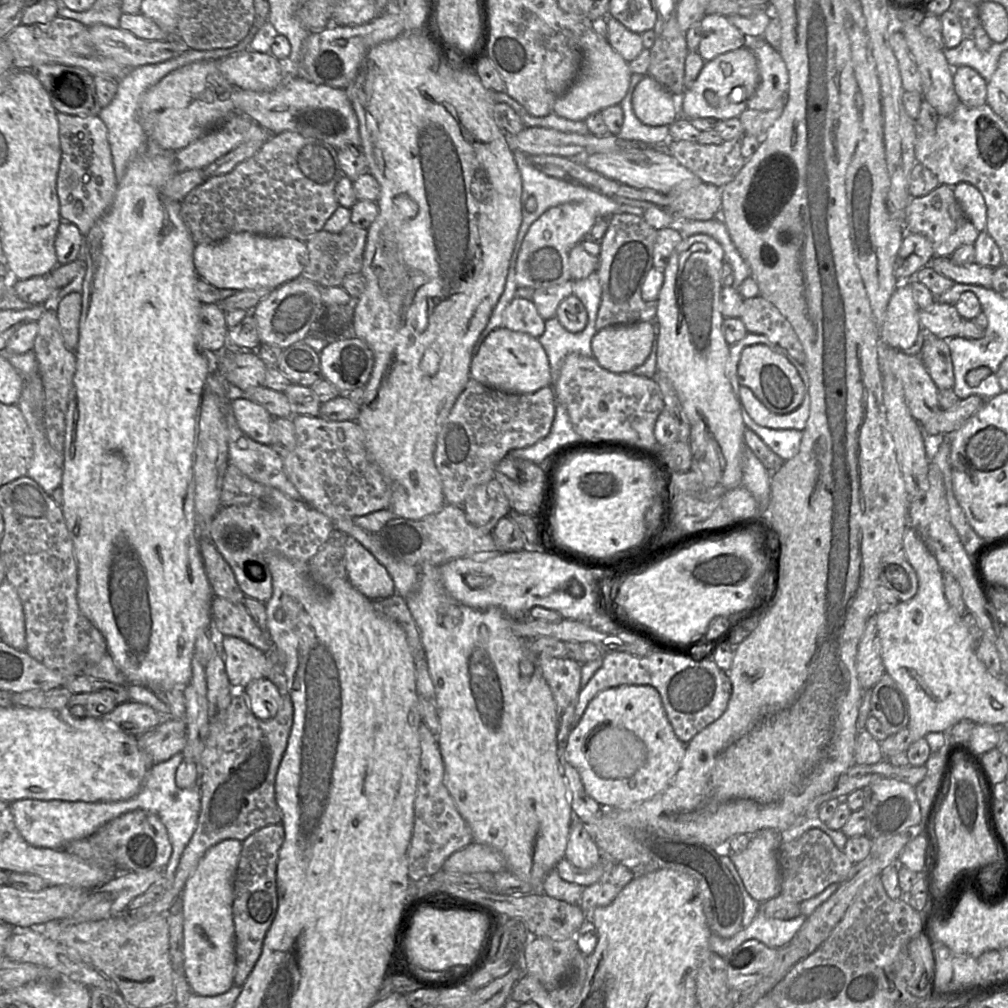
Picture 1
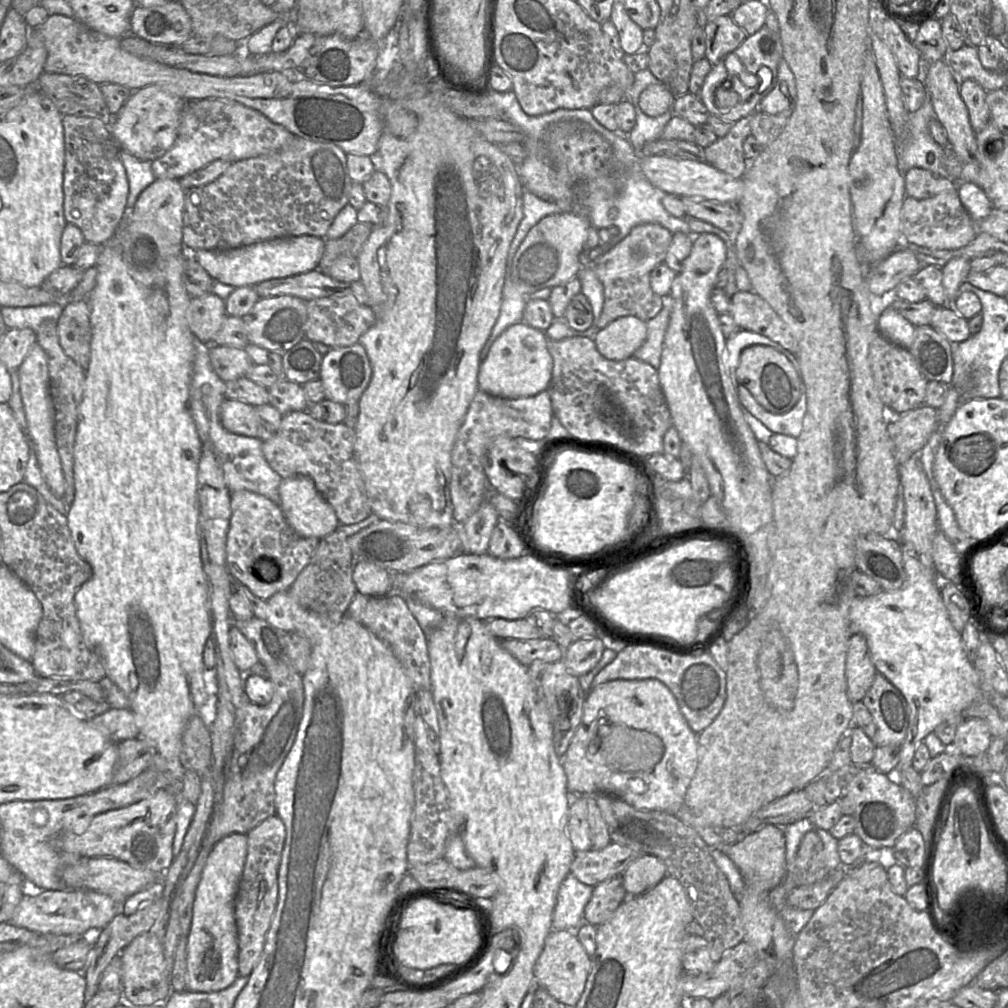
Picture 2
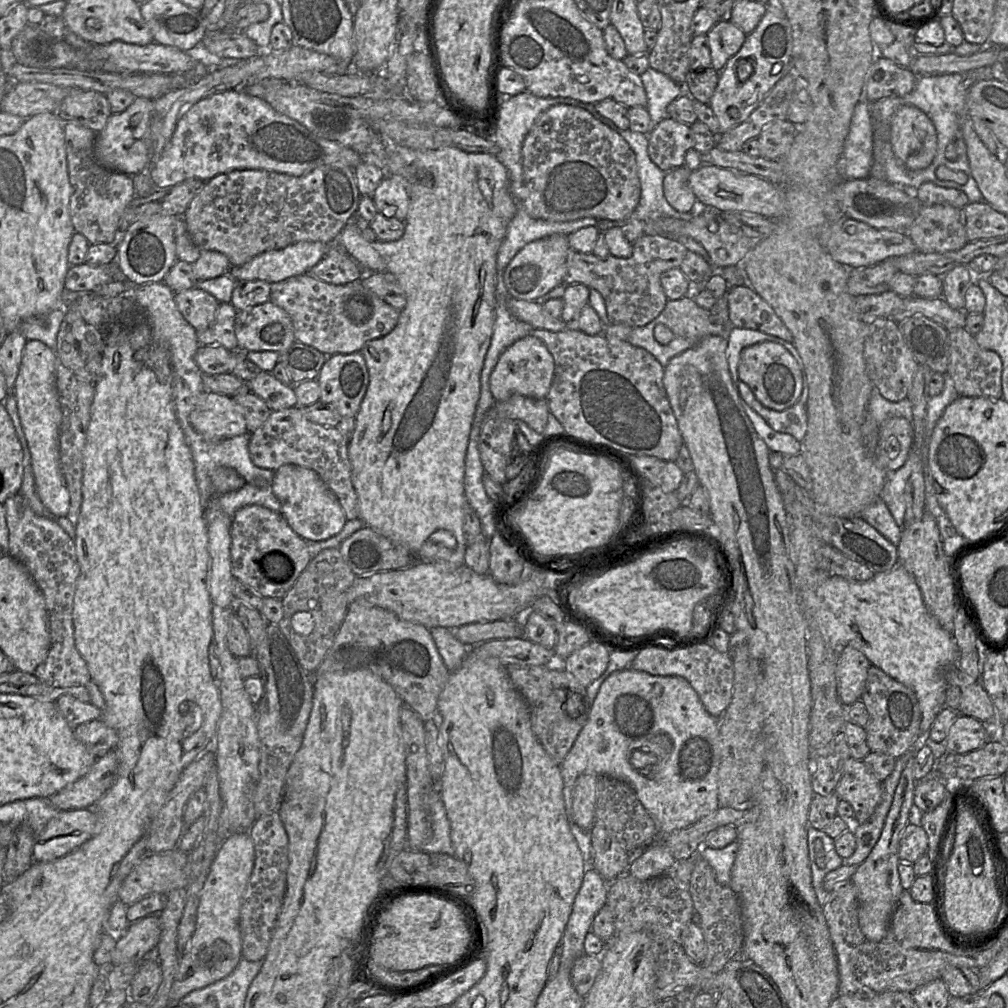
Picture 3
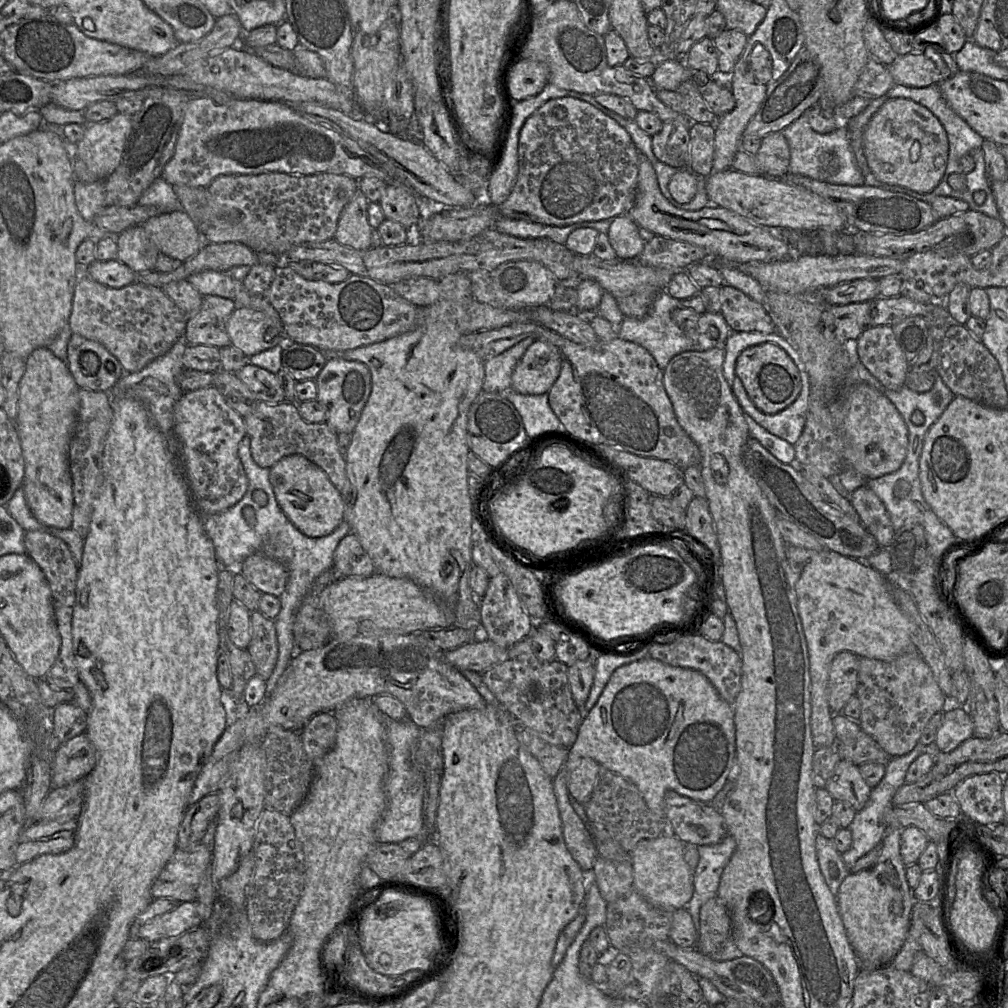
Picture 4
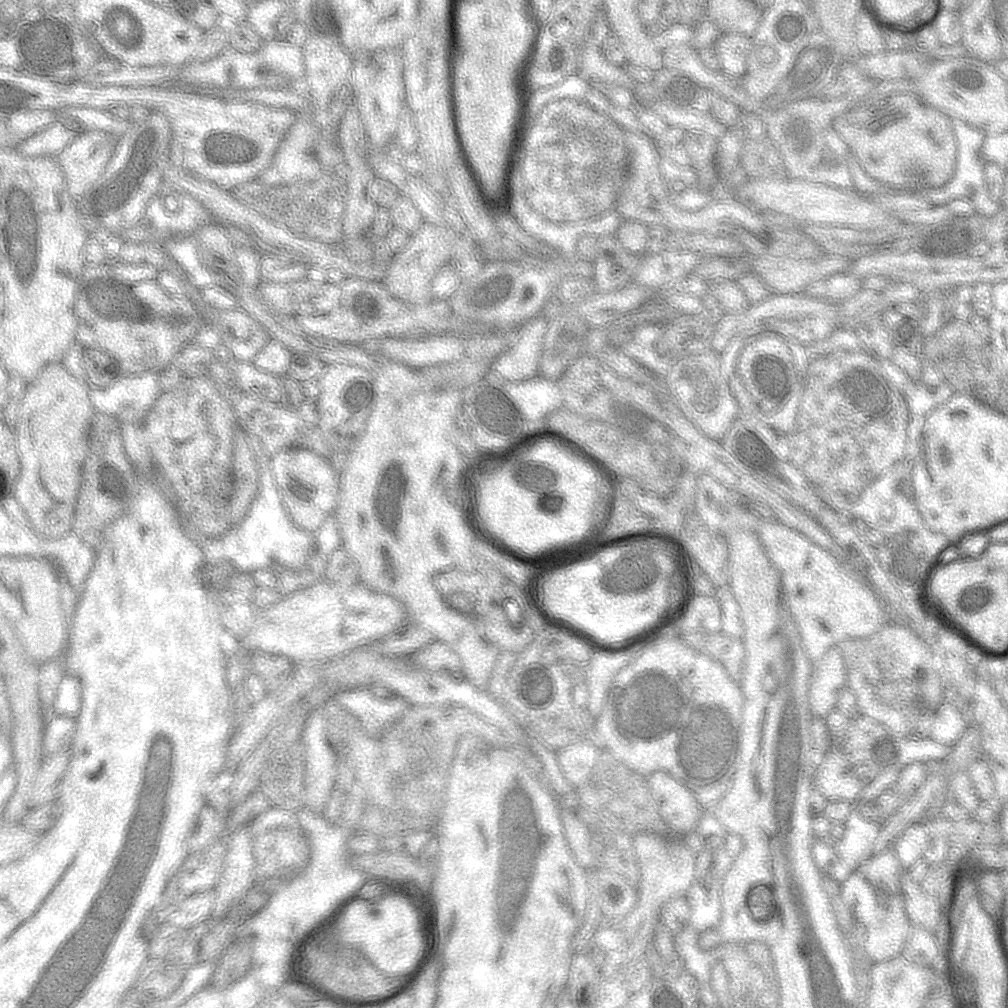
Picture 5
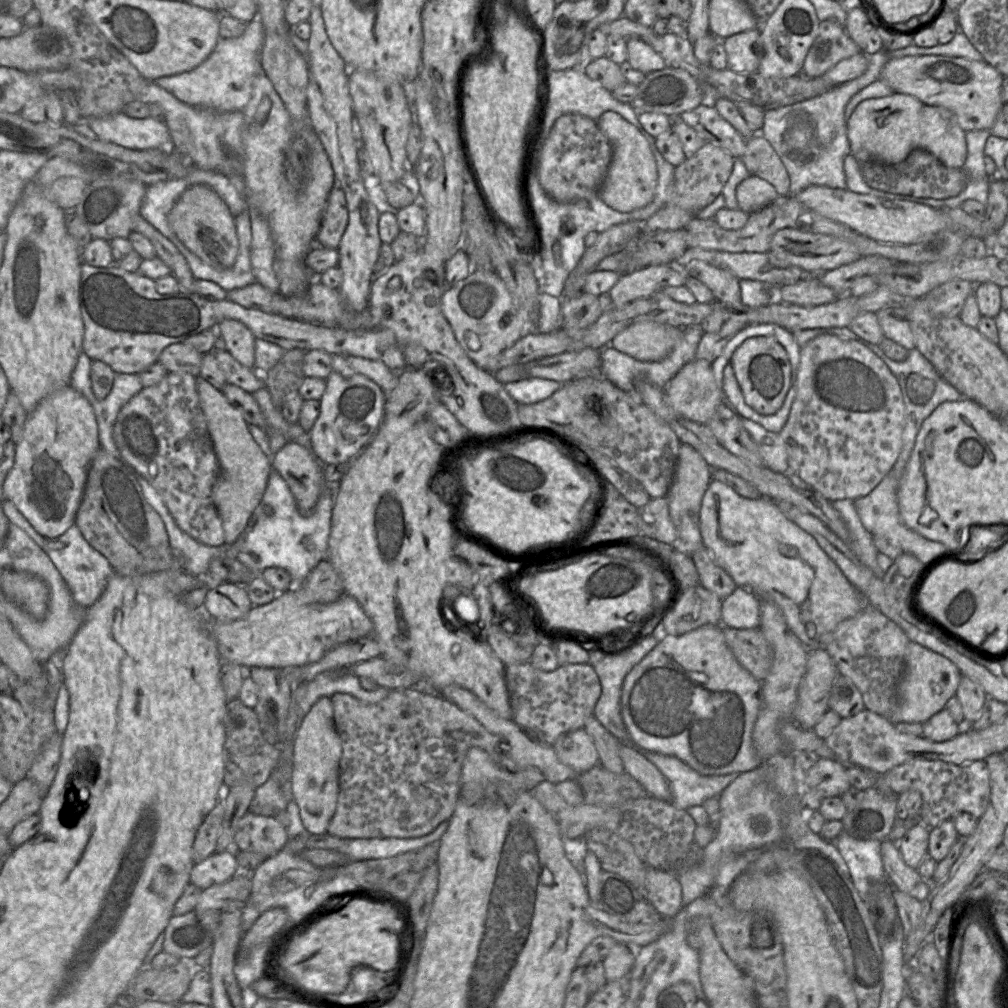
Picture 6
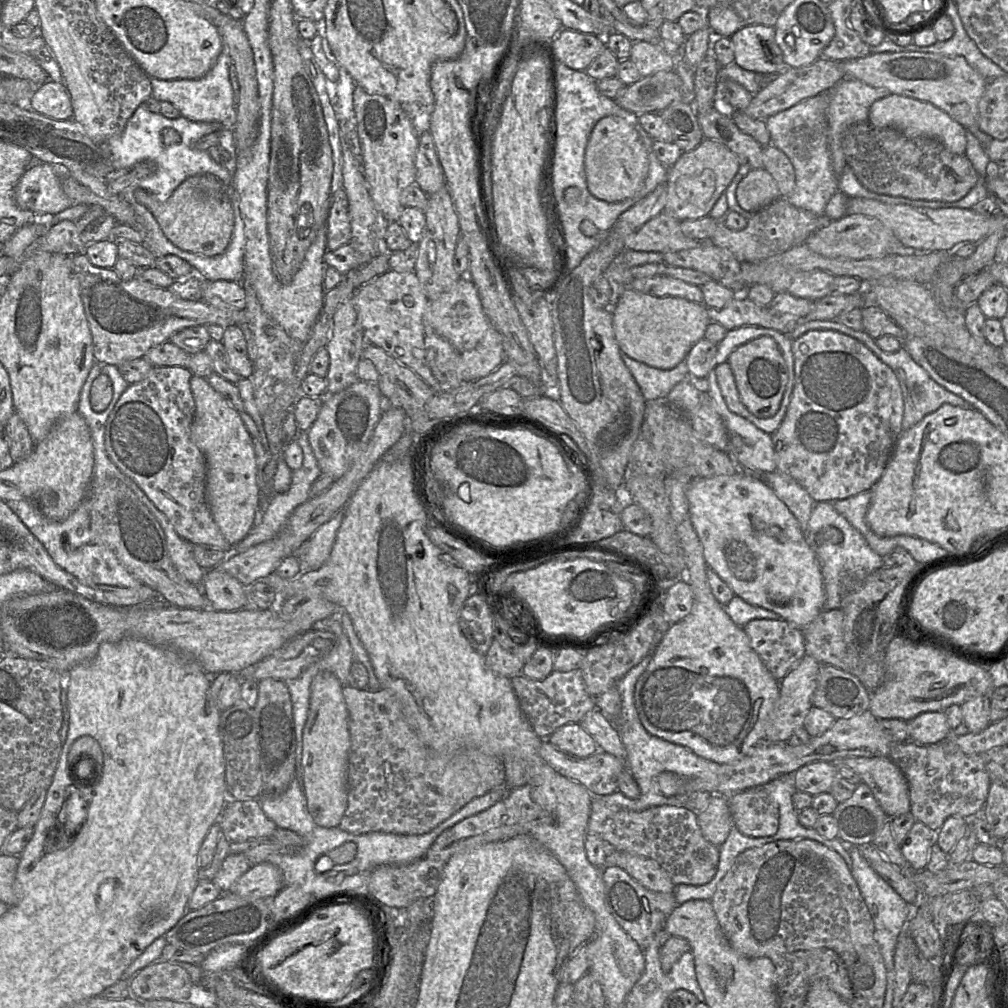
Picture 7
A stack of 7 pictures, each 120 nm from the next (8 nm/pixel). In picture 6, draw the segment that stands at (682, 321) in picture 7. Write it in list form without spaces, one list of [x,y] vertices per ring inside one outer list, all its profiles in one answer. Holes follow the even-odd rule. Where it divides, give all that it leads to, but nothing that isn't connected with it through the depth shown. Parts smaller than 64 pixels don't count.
[[[636,321],[618,333],[611,340],[611,346],[639,361],[660,361],[672,351],[681,329],[652,321]]]

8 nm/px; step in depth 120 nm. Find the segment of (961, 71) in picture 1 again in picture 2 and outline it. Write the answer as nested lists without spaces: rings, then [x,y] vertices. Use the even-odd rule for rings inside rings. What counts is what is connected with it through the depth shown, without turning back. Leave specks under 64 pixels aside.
[[[960,81],[960,94],[968,108],[970,122],[976,132],[983,130],[990,121],[987,91],[976,81]]]

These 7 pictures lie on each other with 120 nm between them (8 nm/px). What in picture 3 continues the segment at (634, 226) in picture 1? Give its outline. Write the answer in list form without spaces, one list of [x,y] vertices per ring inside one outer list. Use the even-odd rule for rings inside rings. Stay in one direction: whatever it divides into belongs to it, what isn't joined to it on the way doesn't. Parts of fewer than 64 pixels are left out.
[[[644,234],[633,243],[633,253],[628,258],[609,255],[600,258],[593,253],[571,249],[562,284],[584,284],[598,291],[604,298],[608,317],[612,323],[622,323],[633,328],[647,325],[665,308],[667,297],[660,277],[665,271],[679,268],[688,249],[676,240]]]

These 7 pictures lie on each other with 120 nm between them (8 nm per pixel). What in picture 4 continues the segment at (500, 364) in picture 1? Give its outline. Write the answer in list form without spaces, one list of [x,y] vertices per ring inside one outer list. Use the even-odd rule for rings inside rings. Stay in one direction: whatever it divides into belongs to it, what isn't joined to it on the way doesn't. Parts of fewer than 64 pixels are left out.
[[[536,340],[516,365],[511,378],[511,388],[523,395],[548,393],[560,371],[559,350],[552,344]]]

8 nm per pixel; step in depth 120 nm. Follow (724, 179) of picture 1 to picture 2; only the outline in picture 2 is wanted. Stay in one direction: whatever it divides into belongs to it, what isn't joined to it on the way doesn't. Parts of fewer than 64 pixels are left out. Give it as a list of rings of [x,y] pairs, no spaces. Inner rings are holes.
[[[751,115],[732,124],[729,132],[703,149],[704,162],[734,178],[741,178],[747,168],[743,142],[751,134]]]

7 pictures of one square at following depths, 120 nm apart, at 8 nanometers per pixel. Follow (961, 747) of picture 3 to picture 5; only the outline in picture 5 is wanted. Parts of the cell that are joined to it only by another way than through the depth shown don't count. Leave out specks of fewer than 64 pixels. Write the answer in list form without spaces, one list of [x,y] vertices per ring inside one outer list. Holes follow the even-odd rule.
[[[944,701],[935,712],[930,739],[935,742],[953,746],[968,727],[968,718],[956,707]]]

